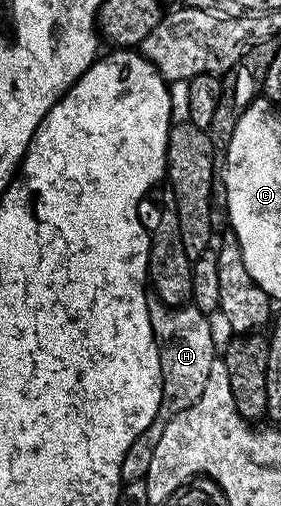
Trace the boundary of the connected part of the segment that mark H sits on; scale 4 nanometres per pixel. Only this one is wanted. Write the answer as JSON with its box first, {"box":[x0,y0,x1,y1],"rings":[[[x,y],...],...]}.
{"box":[122,294,216,480],"rings":[[[157,294],[147,295],[146,314],[152,330],[154,331],[154,343],[156,350],[160,354],[160,370],[162,371],[162,401],[156,409],[154,420],[146,426],[146,429],[139,432],[137,438],[130,442],[128,454],[122,456],[122,478],[127,480],[145,480],[148,474],[148,465],[152,462],[152,453],[156,451],[156,445],[160,443],[160,438],[164,434],[164,426],[176,414],[180,414],[188,406],[192,406],[204,394],[204,382],[208,382],[208,370],[216,362],[214,356],[214,332],[210,329],[211,317],[205,312],[193,306],[171,306],[165,304]]]}

